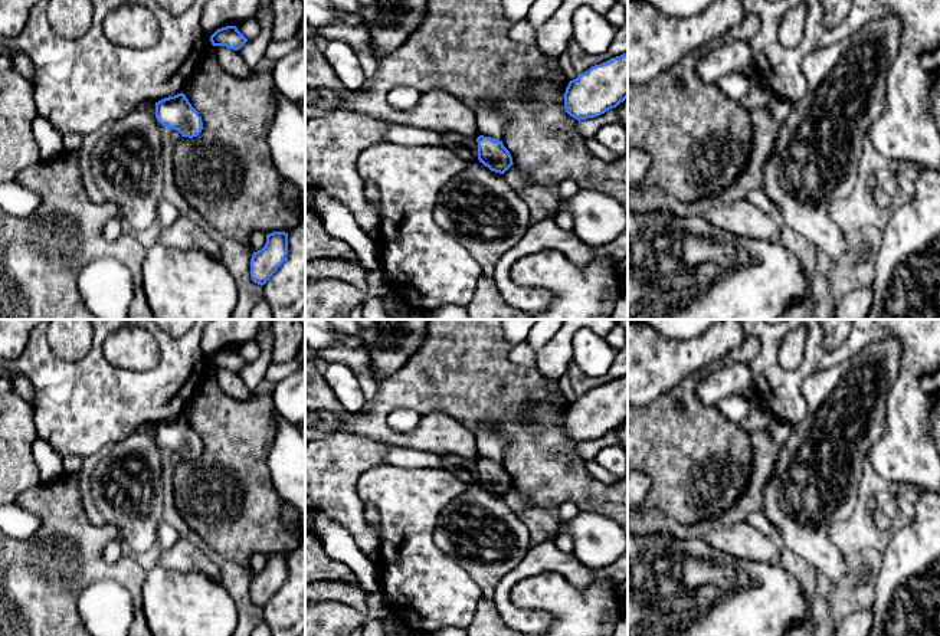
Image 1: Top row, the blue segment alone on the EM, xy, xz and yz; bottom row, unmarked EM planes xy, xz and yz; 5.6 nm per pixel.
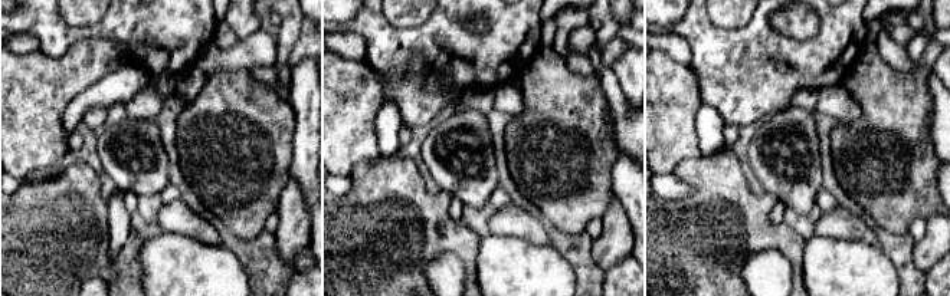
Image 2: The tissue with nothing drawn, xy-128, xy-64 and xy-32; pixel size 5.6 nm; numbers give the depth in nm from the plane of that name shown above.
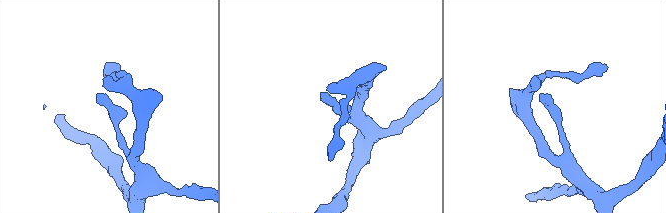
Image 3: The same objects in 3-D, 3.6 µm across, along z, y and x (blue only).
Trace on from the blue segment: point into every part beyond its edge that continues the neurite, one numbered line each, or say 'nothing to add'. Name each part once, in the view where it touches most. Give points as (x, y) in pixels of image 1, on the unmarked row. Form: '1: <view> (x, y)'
nothing to add

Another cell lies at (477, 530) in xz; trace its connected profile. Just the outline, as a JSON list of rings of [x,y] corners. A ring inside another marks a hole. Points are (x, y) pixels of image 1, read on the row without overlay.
[[[471,485],[439,514],[433,542],[491,594],[530,550],[530,532],[502,496]]]

